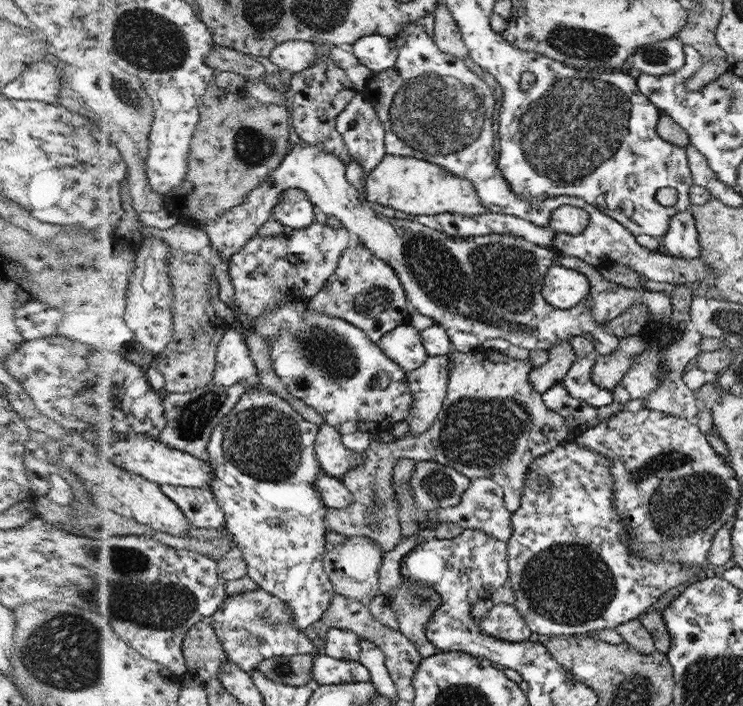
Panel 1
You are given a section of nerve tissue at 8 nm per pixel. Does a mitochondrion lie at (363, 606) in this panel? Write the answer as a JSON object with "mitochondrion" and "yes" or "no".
{"mitochondrion":"no"}

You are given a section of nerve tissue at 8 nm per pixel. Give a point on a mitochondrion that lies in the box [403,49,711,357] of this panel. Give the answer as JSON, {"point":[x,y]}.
{"point":[568,133]}

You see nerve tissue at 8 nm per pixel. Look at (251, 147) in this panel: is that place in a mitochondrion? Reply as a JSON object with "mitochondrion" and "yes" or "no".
{"mitochondrion":"yes"}

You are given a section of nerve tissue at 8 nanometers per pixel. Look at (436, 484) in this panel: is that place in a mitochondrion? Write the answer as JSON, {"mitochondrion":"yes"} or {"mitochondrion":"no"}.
{"mitochondrion":"yes"}

